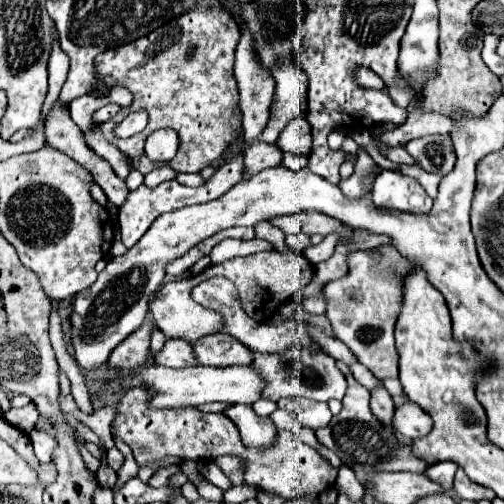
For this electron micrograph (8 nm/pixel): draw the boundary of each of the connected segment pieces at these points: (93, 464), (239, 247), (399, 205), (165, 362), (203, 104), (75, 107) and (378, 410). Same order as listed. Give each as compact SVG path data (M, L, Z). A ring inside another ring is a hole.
M75 433L75 437L77 437L77 445L79 445L79 449L81 449L81 455L87 465L87 467L89 467L89 469L91 469L91 471L93 471L94 473L96 473L97 469L98 469L98 463L100 463L100 461L93 457L89 451L87 451L86 447L83 447L83 443L81 443L81 437L79 437L79 435L77 435L77 433Z
M225 239L211 251L211 263L215 265L215 263L223 263L233 257L245 257L245 255L253 255L253 253L269 251L269 249L273 249L273 245L261 239L251 239L251 241Z
M381 171L371 195L377 207L407 213L427 213L433 207L433 199L425 193L425 189L415 179L401 175L399 171Z
M167 339L163 351L155 357L155 363L163 367L175 367L175 369L199 365L193 353L193 345L183 339Z
M195 7L195 11L185 11L179 19L171 19L171 23L135 43L101 53L95 63L105 85L123 85L135 97L131 107L125 107L119 115L101 125L103 135L129 155L133 167L143 175L161 167L161 163L147 159L144 151L146 138L157 129L173 129L179 133L179 153L169 163L175 171L199 173L211 165L231 145L235 135L243 135L243 125L239 123L243 113L239 109L239 89L233 75L237 43L239 25L227 11L199 11ZM129 111L147 111L147 128L126 139L113 137L113 127L121 123Z
M77 97L71 105L69 105L69 113L71 113L71 119L79 125L79 129L81 131L87 131L89 127L91 127L91 123L93 123L93 119L91 119L91 115L99 109L99 107L103 107L107 101L101 101L99 97L95 99L95 97Z
M385 387L375 389L375 391L371 393L371 411L373 411L373 415L375 415L385 427L393 429L391 419L393 419L393 413L395 413L395 405L393 405L393 399L391 399L391 395L387 393Z

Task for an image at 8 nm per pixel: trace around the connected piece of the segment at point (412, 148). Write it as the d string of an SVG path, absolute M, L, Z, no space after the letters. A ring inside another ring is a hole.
M429 135L413 139L405 145L407 153L429 173L447 175L455 167L455 149L449 137Z

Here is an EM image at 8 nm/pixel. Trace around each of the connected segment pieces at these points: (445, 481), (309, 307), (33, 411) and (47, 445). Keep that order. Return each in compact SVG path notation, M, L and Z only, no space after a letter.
M443 461L443 463L435 463L435 465L429 465L427 467L427 477L435 483L439 483L445 491L451 491L453 489L453 477L455 477L455 471L457 471L457 465L453 461Z
M323 289L319 291L319 295L315 297L309 297L309 299L303 299L301 301L303 309L309 311L309 313L325 313L325 299L323 299Z
M32 402L22 408L9 410L3 415L9 424L24 432L30 432L35 427L38 416L36 406Z
M33 429L29 439L31 439L33 447L35 447L35 457L39 459L39 463L47 463L51 459L53 449L55 449L55 437L49 431Z

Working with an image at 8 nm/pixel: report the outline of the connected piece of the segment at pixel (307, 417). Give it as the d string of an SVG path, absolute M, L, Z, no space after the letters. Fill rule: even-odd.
M279 399L277 403L281 409L297 413L305 427L317 429L317 427L325 427L331 421L331 411L327 403L319 403L313 399Z

